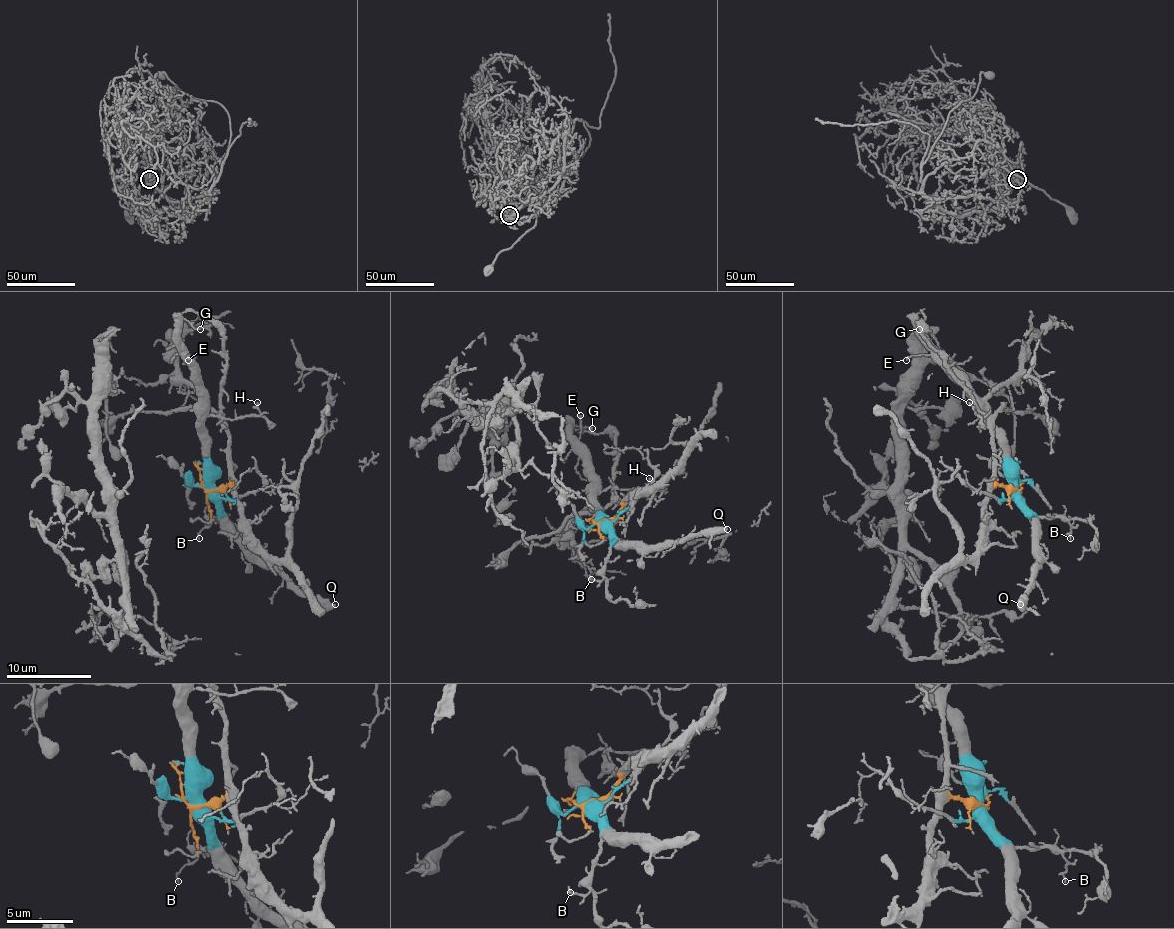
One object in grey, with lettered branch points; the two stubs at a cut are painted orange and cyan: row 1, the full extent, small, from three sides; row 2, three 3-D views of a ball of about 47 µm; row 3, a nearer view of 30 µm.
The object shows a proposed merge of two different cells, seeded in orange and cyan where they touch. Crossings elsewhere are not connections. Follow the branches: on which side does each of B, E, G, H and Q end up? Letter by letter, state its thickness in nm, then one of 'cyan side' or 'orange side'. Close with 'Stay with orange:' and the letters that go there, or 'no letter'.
B: calibre 130 nm; cyan side
E: calibre 130 nm; cyan side
G: calibre 130 nm; cyan side
H: calibre 130 nm; cyan side
Q: calibre 480 nm; cyan side
Stay with orange: no letter

